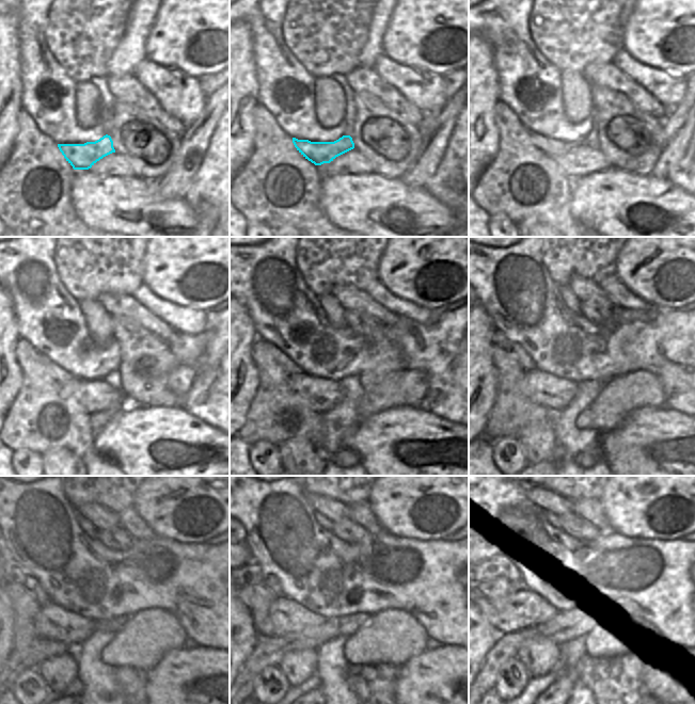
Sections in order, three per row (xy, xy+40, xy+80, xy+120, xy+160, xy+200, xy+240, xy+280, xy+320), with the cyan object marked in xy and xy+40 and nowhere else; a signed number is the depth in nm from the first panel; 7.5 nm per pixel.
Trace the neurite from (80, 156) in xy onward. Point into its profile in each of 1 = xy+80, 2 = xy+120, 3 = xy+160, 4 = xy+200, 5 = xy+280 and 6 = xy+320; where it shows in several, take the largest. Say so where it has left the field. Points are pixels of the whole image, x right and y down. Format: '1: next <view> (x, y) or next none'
1: next xy+80 (553, 148)
2: next xy+120 (61, 377)
3: next xy+160 (291, 368)
4: next xy+200 (515, 350)
5: next xy+280 (251, 573)
6: next xy+320 (491, 572)

